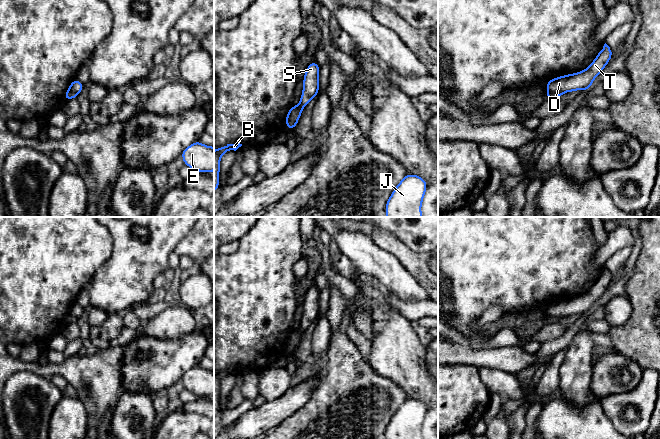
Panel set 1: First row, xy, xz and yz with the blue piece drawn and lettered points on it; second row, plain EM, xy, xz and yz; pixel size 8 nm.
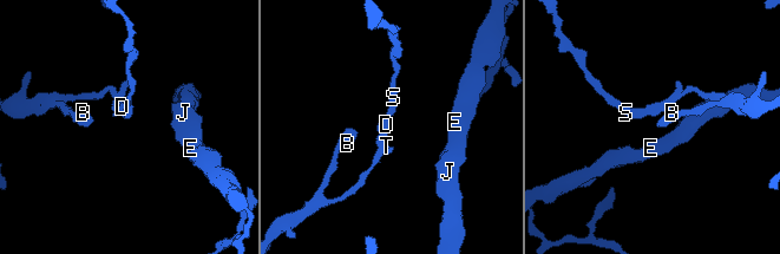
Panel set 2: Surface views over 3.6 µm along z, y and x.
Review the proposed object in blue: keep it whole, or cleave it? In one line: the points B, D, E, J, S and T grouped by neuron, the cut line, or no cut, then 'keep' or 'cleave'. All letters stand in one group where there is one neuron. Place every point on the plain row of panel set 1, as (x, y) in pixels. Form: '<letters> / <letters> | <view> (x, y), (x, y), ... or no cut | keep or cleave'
B D E J T / S | yz (547, 313), (552, 316), (562, 317) | cleave

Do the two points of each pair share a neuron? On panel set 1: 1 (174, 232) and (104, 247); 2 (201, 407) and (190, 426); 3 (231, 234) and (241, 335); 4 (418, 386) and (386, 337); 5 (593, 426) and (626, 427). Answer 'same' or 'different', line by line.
1: different
2: different
3: different
4: same
5: different

